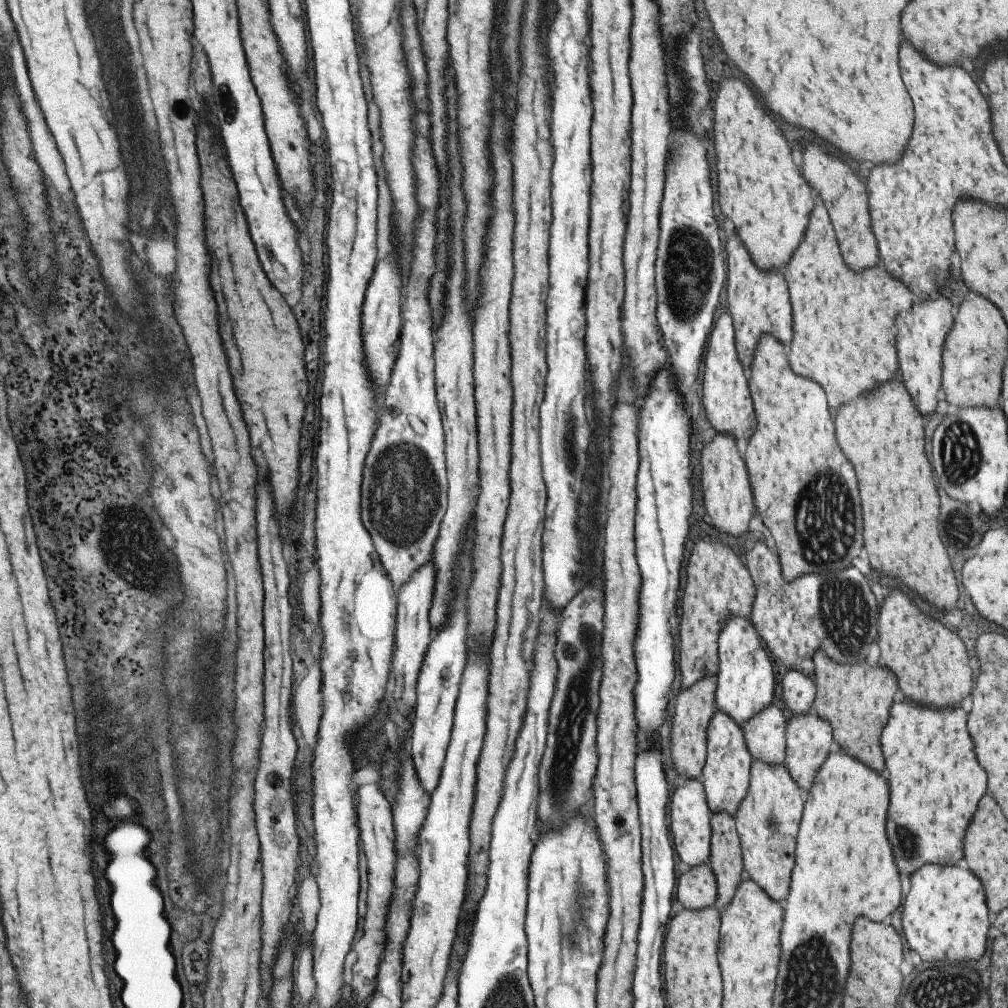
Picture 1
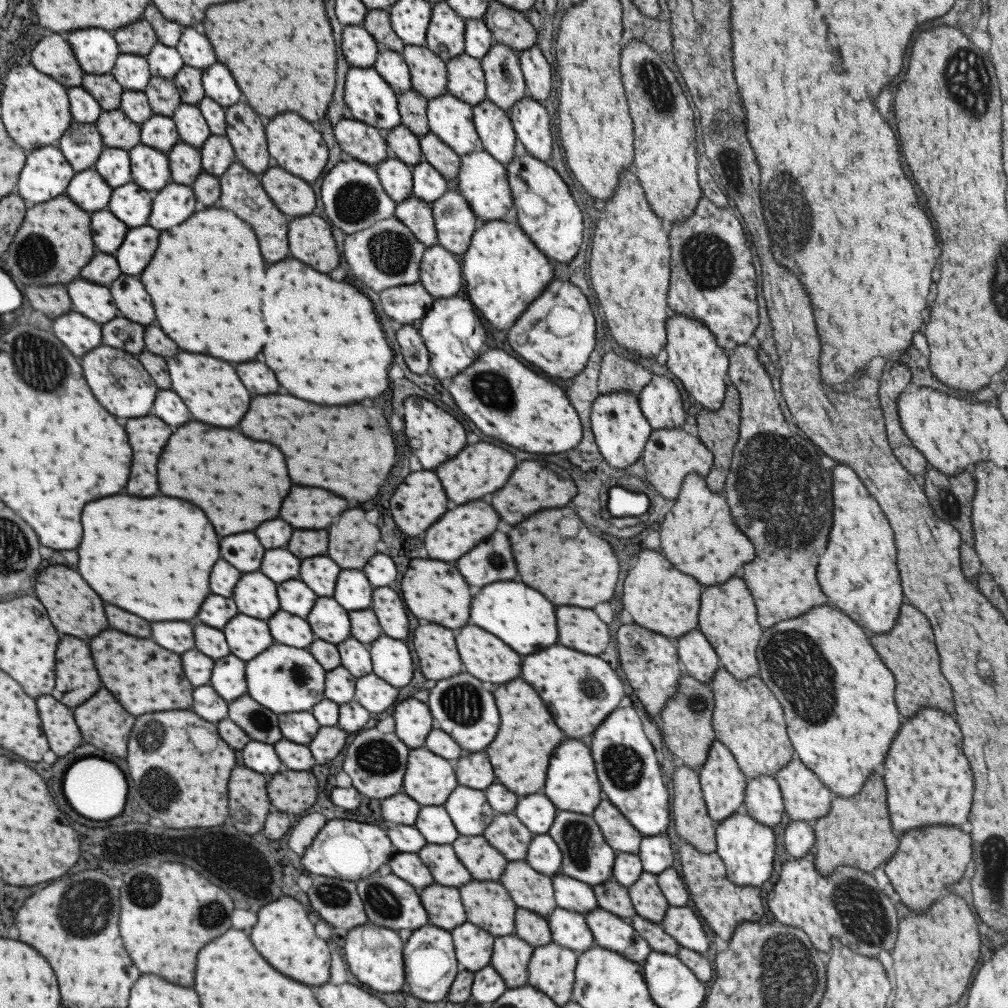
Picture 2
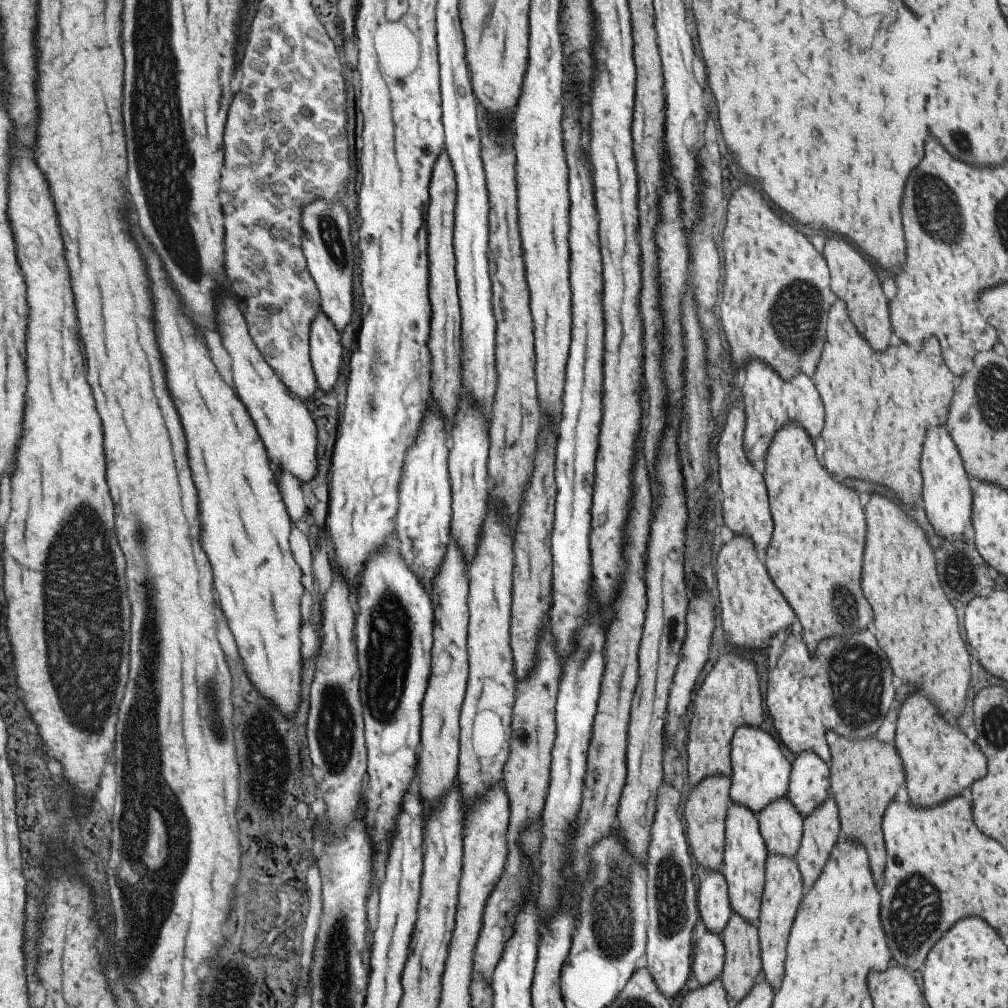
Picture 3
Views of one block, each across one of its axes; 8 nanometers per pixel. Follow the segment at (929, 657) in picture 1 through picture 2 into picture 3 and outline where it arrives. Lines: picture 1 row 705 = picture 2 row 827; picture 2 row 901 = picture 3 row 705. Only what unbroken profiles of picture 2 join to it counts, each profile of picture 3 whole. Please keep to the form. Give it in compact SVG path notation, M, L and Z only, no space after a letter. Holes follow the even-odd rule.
M917 690L909 694L899 708L894 747L903 765L909 800L917 806L937 806L953 796L959 796L965 786L981 778L985 772L985 756L981 750L954 722L942 717L935 705Z

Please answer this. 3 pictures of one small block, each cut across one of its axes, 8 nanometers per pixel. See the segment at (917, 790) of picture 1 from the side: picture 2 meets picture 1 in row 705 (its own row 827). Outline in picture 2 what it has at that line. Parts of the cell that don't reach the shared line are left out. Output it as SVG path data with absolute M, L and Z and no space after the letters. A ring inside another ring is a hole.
M921 708L907 718L889 744L883 762L883 784L895 836L917 826L963 824L971 804L973 778L961 752L961 732L953 718L935 708Z

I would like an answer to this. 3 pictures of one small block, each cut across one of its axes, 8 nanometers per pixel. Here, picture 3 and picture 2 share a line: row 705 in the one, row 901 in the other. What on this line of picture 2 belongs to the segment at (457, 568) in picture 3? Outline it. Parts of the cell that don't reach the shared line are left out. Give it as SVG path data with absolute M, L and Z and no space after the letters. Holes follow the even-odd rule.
M431 884L418 892L418 895L427 913L428 924L431 922L442 930L451 931L465 922L466 916L460 894L455 888Z

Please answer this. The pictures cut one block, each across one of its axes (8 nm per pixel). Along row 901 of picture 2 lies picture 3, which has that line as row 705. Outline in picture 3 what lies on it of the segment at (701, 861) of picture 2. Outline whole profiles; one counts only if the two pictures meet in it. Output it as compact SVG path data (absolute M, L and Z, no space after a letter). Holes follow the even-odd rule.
M734 652L719 656L718 661L707 674L695 697L690 701L691 719L687 725L687 778L691 788L709 776L731 776L730 742L739 726L757 728L763 720L761 715L761 694L753 662L737 656Z

